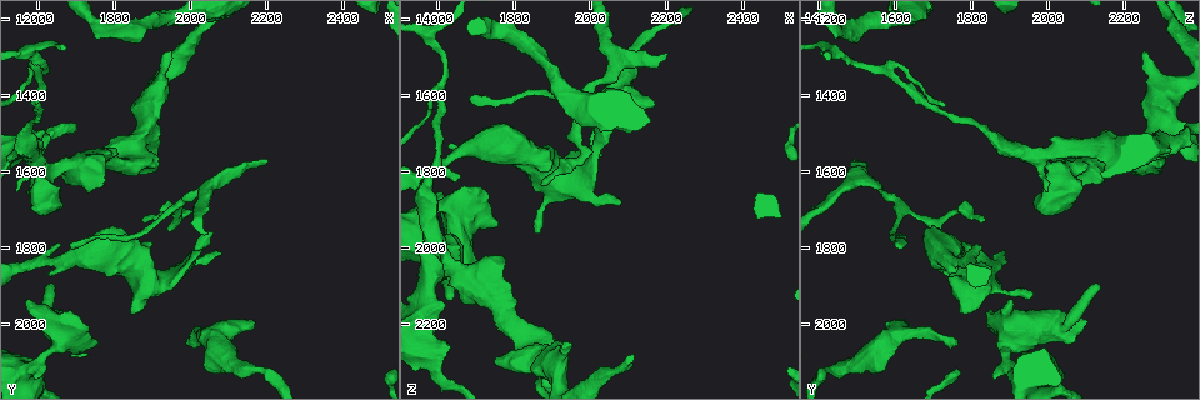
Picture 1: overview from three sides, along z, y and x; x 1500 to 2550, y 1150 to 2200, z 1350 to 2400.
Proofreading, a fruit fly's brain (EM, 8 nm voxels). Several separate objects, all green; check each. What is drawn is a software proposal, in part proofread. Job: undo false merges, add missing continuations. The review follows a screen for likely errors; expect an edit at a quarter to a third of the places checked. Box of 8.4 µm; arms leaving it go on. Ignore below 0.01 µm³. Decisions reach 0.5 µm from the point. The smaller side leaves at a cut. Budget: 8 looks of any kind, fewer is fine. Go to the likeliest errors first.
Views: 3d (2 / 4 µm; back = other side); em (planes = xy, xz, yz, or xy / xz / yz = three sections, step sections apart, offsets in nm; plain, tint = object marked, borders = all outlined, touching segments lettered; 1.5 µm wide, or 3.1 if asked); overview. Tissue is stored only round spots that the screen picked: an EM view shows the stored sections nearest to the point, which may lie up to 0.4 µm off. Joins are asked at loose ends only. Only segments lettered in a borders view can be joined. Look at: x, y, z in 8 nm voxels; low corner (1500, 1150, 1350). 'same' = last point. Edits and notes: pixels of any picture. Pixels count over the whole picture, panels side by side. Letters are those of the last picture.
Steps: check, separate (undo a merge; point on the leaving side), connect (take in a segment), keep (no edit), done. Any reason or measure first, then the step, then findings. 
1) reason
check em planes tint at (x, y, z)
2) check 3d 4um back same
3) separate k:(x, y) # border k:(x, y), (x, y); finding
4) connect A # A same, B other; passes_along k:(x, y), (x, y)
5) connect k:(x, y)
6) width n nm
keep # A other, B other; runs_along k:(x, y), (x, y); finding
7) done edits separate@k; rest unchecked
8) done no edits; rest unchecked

check em xy step 8 borders at (2205, 1575, 1505)

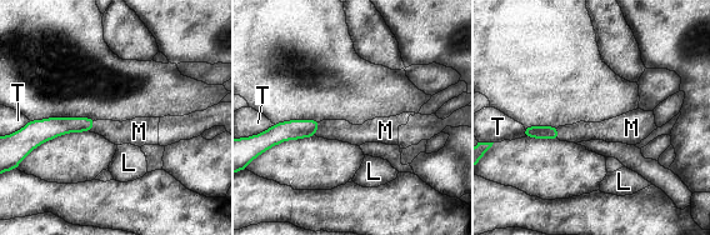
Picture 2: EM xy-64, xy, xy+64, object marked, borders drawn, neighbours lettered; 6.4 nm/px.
check em planes borders same

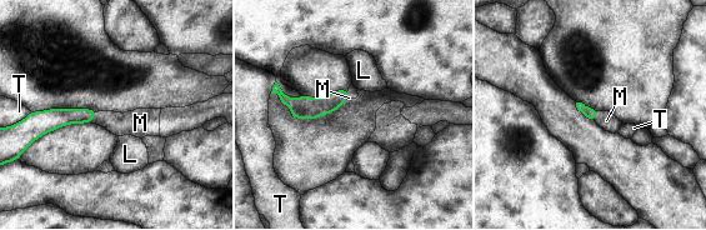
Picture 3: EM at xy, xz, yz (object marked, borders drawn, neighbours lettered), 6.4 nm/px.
connect M # L other, M same, T other; passes_along 3:(55, 118), (94, 116), (131, 123); the neuron continues

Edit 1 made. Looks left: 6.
branch stops here
check em xz step 4 tint at (1995, 2060, 1750)

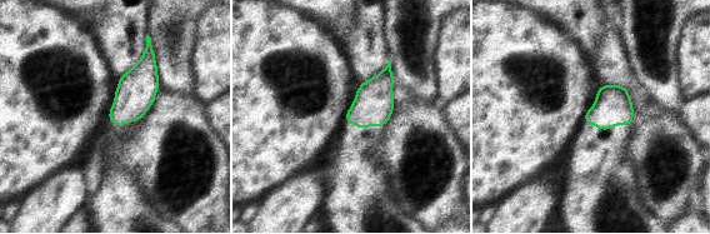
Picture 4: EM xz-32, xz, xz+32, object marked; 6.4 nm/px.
check em planes borders same

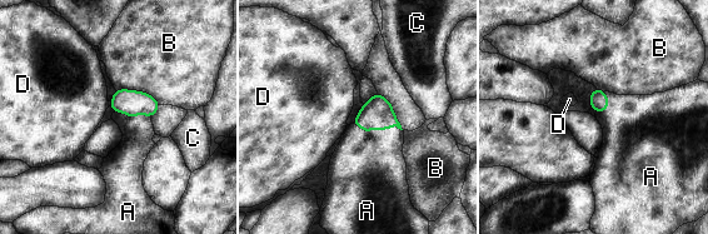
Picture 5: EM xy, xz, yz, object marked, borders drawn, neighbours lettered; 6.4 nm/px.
width 120 nm
connect A # A same, B other, C other, D other; passes_along 5:(377, 113), (375, 129), (370, 167); it goes on there

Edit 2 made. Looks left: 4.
sharp bend
check 3d 4um at (1655, 2060, 1905)

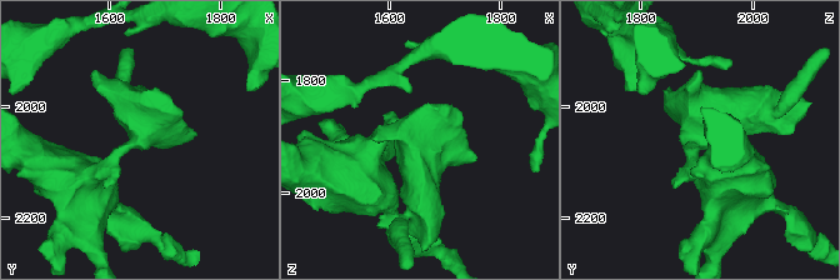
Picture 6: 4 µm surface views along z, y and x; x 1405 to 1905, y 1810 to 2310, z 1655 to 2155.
need the tissue
check em xy step 8 tint at (1655, 2055, 1895)

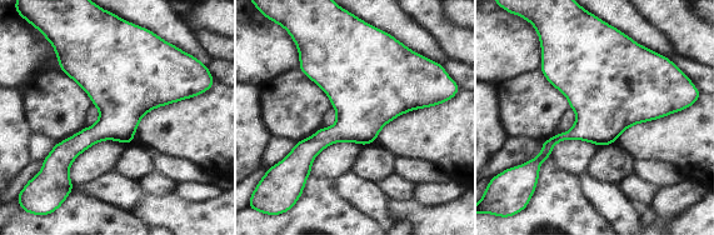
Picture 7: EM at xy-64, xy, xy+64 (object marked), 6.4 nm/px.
check em planes borders same

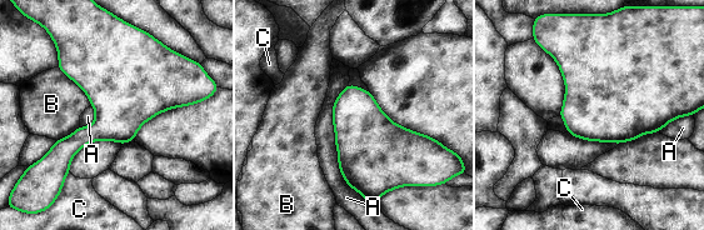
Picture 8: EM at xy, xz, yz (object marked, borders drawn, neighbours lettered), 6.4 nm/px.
longest_contact A 750 nm
keep # A other, B other, C other; all the same neuron

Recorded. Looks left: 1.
done edits connect@3, connect@5; rest unchecked

